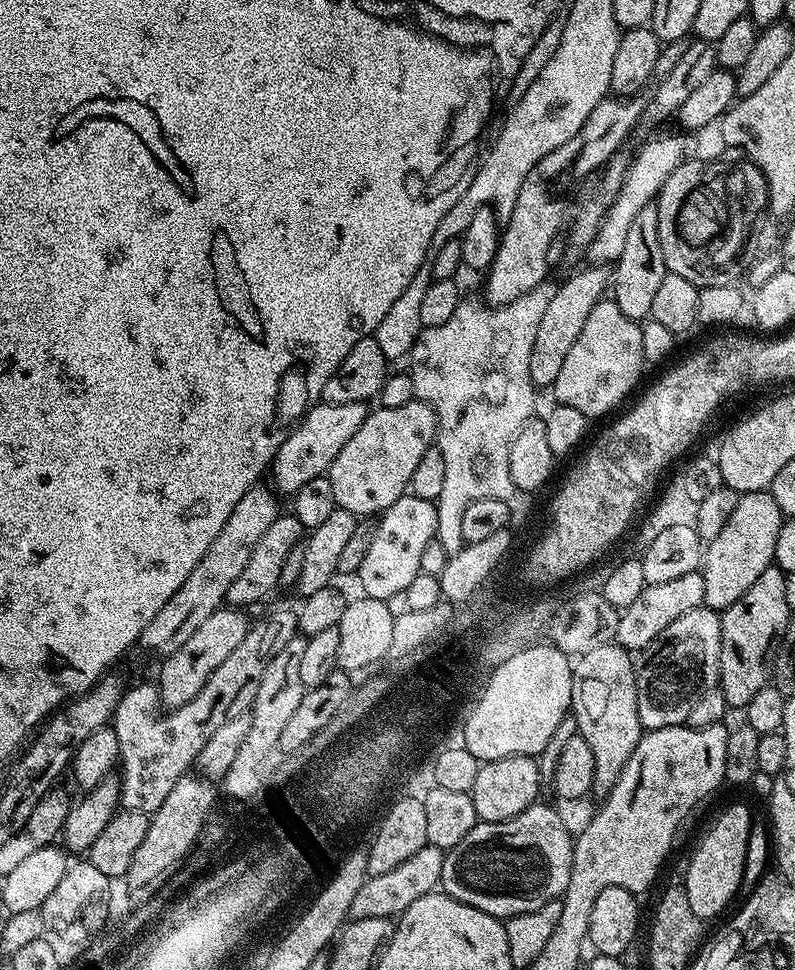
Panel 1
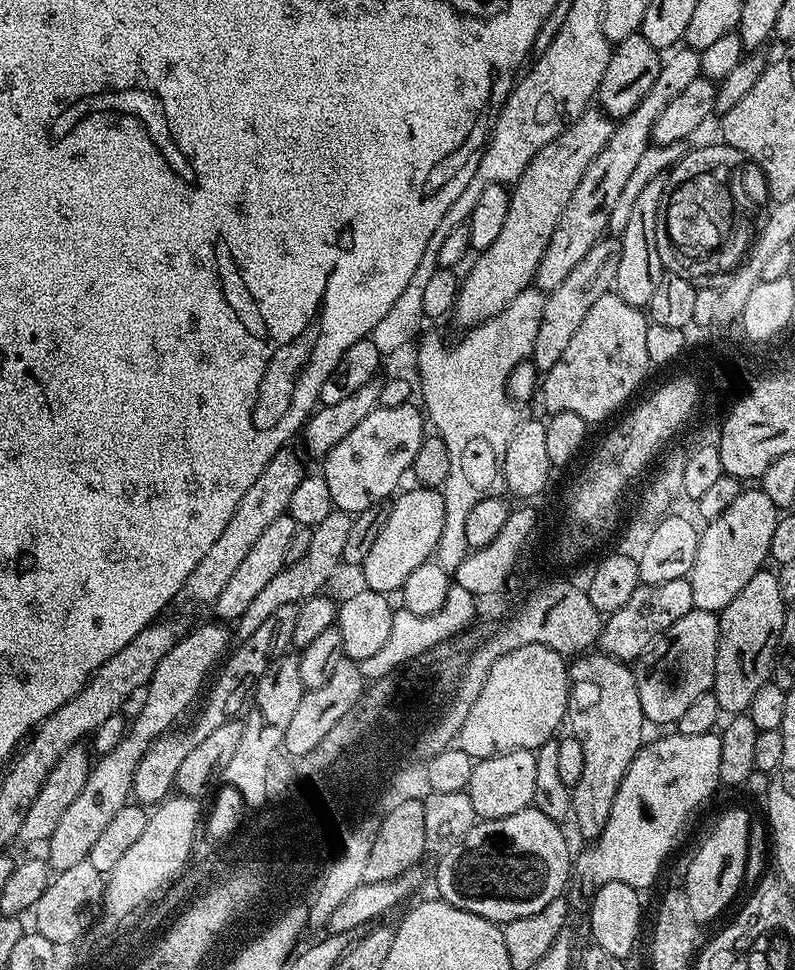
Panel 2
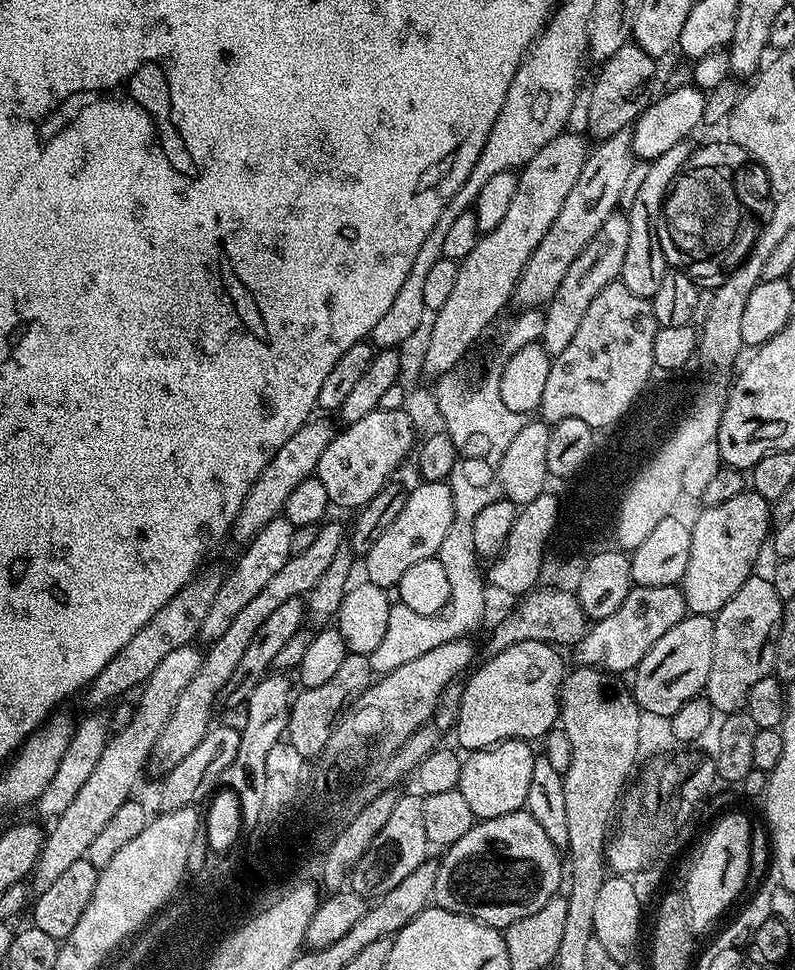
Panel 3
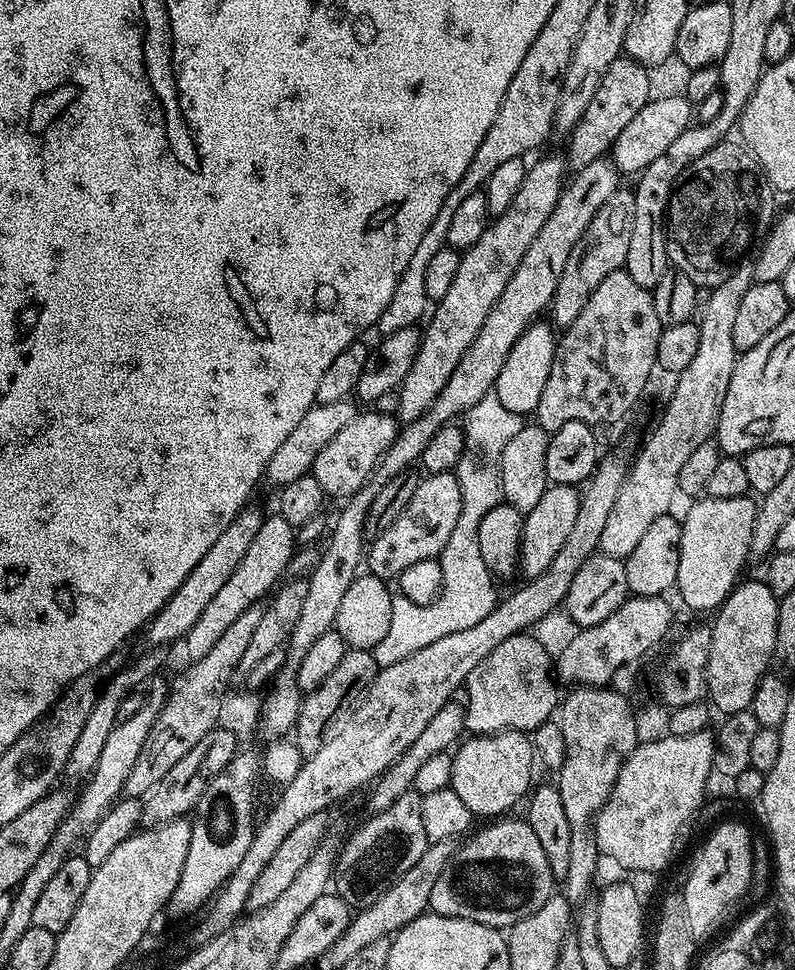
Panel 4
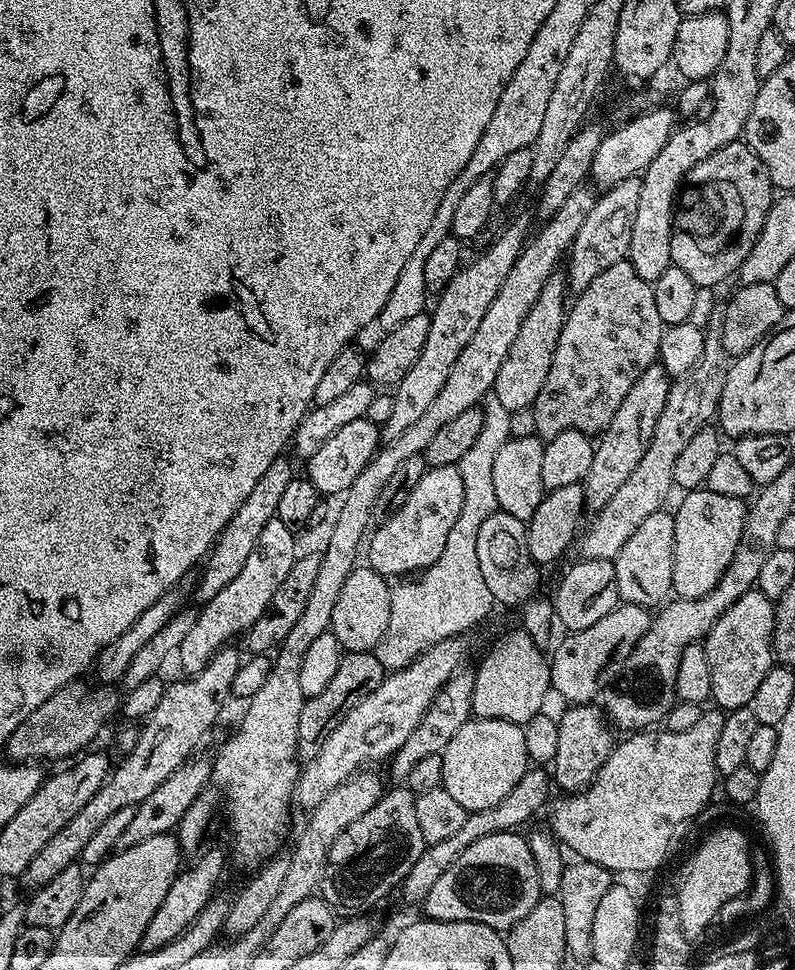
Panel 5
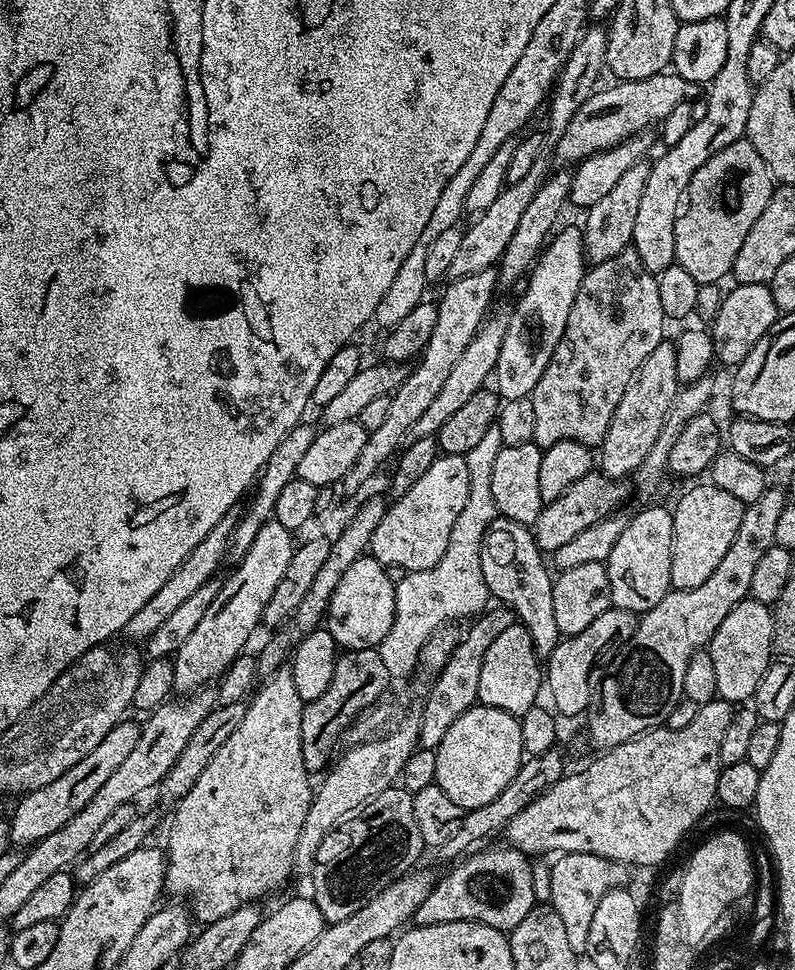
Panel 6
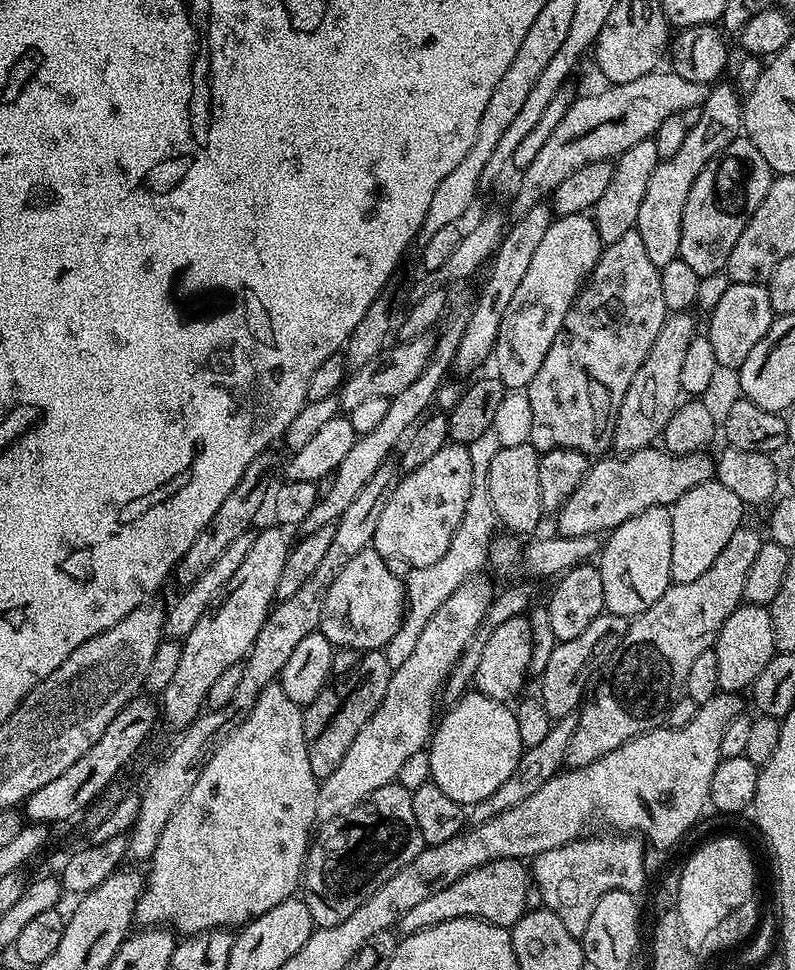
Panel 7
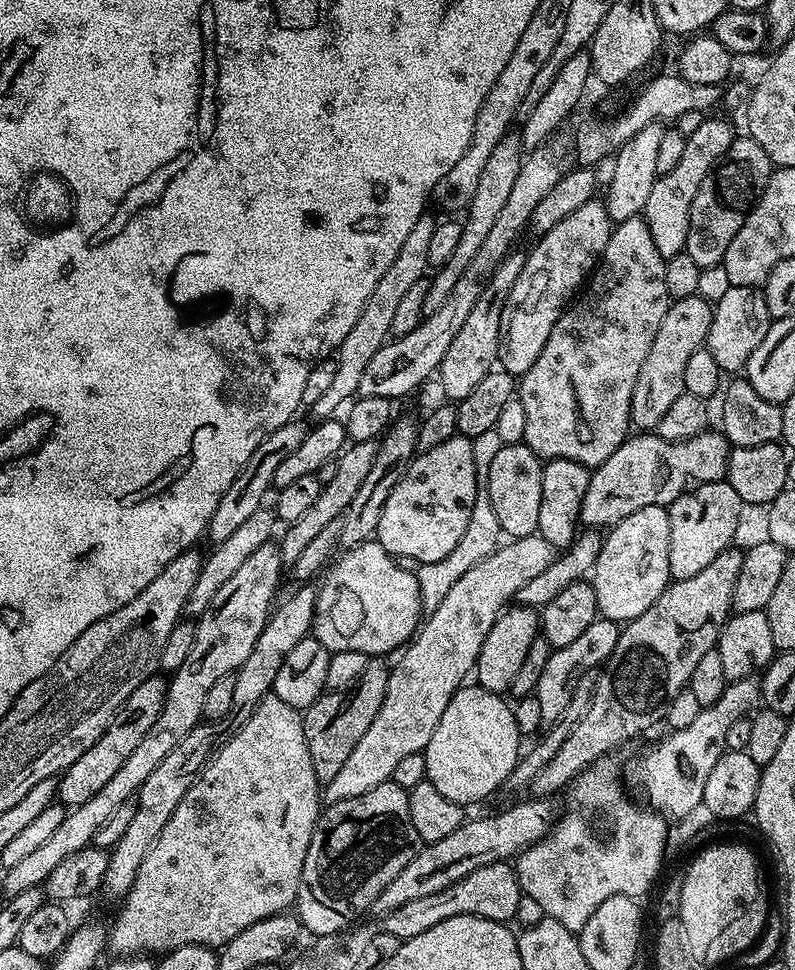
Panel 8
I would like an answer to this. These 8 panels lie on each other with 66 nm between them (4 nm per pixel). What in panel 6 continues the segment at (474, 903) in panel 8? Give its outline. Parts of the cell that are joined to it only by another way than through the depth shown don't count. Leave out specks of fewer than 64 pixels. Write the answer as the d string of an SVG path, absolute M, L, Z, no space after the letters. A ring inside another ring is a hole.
M511 846L503 847L481 847L453 863L449 867L452 869L437 879L436 889L430 898L418 906L415 923L419 926L434 926L465 920L485 924L505 934L518 926L518 922L522 922L522 918L526 918L526 914L530 914L530 910L538 903L536 876L532 873L533 861L525 853Z

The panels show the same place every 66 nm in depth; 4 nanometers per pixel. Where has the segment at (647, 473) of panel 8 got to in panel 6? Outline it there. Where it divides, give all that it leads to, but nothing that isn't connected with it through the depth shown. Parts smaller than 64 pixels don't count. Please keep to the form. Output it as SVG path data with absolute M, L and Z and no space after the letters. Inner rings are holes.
M591 470L574 481L560 497L545 503L534 525L536 545L541 553L556 552L558 546L566 546L570 538L578 538L578 534L594 526L594 522L602 522L608 516L619 513L620 507L628 500L628 488L624 484L627 483L623 479L606 476L599 470Z

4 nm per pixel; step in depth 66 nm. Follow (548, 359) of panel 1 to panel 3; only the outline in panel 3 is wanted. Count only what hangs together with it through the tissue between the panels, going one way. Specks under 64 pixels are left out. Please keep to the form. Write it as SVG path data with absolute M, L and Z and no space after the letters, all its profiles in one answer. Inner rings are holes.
M617 210L606 218L606 222L602 222L602 230L598 230L598 234L594 234L594 238L586 242L582 254L574 258L574 263L571 264L570 270L566 270L558 290L554 290L554 298L548 301L542 312L544 325L539 343L550 357L562 354L562 350L566 350L570 338L574 338L578 325L586 315L590 302L594 302L594 298L598 298L598 294L602 294L606 286L619 281L622 261L626 258L626 246L629 242L630 222L623 211Z

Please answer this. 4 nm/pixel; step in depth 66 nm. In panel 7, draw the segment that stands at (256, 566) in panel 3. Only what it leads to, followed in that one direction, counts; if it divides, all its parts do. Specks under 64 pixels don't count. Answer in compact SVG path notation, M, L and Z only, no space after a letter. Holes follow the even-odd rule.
M271 527L255 533L253 545L246 550L246 558L242 558L242 566L234 570L234 578L222 586L206 614L198 618L198 626L194 626L181 643L182 658L170 686L162 693L163 723L165 720L175 730L189 728L205 711L210 685L222 675L226 666L239 664L248 655L254 646L254 638L258 638L258 630L262 630L265 618L274 607L278 577L282 575L282 565L288 557L290 540L280 533L283 531L279 527Z

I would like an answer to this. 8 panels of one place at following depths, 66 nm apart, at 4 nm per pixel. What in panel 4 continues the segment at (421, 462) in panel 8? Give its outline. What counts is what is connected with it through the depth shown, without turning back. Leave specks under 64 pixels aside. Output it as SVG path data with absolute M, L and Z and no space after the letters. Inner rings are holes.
M434 472L425 475L414 490L413 498L398 518L371 541L366 552L367 571L382 581L392 582L414 562L437 559L440 551L446 546L461 511L462 490L455 474Z

